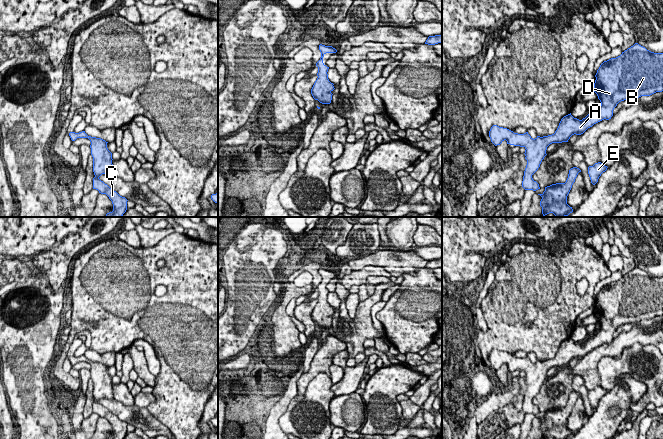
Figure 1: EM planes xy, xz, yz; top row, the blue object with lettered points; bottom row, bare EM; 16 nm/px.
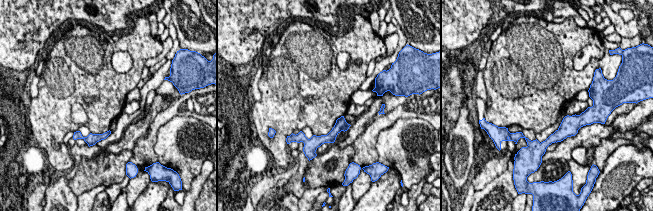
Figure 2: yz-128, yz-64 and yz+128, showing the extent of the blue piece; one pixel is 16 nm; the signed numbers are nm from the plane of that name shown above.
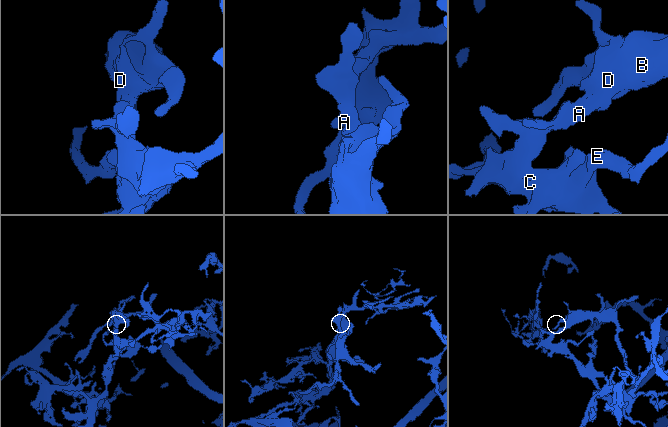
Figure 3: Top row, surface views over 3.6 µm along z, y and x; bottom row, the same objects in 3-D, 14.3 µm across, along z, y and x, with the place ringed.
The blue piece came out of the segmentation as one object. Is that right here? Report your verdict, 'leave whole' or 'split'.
split

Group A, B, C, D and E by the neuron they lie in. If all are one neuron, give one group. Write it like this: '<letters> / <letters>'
A B D / C E

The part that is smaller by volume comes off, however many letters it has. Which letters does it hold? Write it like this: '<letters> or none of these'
A, B, D

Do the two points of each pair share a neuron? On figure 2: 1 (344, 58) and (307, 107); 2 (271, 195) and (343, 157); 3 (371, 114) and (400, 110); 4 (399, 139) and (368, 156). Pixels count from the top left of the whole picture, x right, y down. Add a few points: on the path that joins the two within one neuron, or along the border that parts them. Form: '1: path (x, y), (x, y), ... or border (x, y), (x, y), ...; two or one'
1: border (346, 51), (349, 55), (348, 66), (341, 70); two
2: path (289, 187), (306, 185), (322, 170), (325, 170); one
3: border (379, 115), (363, 132); two
4: border (386, 129), (377, 137), (377, 161); two

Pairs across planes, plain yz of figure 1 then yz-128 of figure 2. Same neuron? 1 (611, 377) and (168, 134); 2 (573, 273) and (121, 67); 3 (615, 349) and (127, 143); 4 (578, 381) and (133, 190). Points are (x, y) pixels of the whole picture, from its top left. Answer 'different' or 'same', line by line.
1: same
2: different
3: different
4: same

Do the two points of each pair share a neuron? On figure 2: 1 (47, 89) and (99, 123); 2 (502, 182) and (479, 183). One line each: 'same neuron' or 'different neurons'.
1: same neuron
2: different neurons

